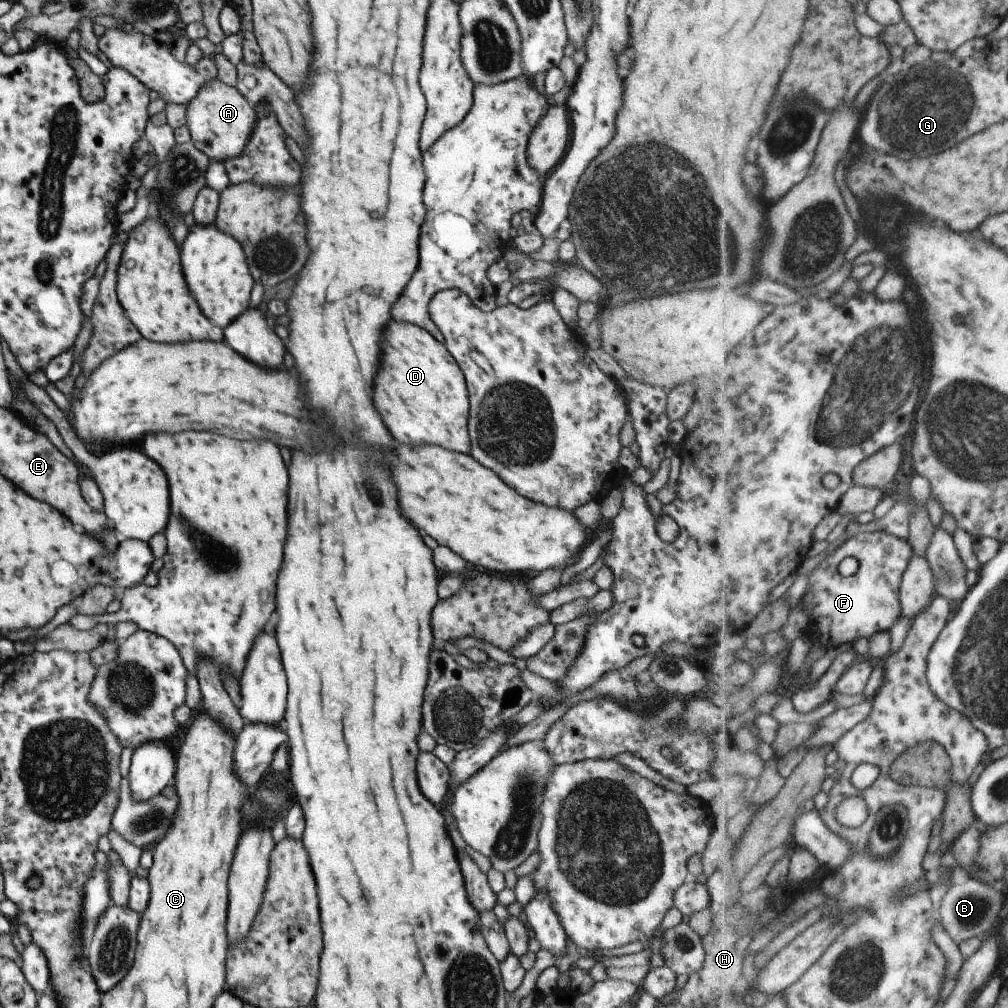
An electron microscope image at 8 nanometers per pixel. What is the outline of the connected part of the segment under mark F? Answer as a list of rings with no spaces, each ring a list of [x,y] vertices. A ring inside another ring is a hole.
[[[873,531],[856,534],[854,537],[845,540],[833,550],[820,564],[817,565],[809,576],[809,584],[802,596],[802,601],[811,612],[811,624],[803,632],[811,642],[817,642],[826,649],[838,648],[843,644],[853,644],[859,638],[870,638],[878,632],[885,632],[899,620],[903,615],[902,611],[902,578],[910,566],[914,548],[907,539],[899,538],[898,535],[887,531]],[[845,558],[855,558],[858,561],[858,570],[850,577],[841,576],[839,564]]]

